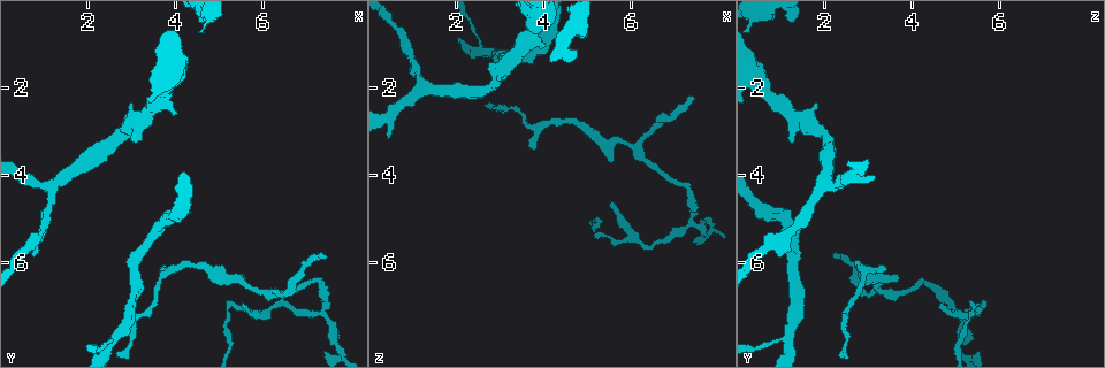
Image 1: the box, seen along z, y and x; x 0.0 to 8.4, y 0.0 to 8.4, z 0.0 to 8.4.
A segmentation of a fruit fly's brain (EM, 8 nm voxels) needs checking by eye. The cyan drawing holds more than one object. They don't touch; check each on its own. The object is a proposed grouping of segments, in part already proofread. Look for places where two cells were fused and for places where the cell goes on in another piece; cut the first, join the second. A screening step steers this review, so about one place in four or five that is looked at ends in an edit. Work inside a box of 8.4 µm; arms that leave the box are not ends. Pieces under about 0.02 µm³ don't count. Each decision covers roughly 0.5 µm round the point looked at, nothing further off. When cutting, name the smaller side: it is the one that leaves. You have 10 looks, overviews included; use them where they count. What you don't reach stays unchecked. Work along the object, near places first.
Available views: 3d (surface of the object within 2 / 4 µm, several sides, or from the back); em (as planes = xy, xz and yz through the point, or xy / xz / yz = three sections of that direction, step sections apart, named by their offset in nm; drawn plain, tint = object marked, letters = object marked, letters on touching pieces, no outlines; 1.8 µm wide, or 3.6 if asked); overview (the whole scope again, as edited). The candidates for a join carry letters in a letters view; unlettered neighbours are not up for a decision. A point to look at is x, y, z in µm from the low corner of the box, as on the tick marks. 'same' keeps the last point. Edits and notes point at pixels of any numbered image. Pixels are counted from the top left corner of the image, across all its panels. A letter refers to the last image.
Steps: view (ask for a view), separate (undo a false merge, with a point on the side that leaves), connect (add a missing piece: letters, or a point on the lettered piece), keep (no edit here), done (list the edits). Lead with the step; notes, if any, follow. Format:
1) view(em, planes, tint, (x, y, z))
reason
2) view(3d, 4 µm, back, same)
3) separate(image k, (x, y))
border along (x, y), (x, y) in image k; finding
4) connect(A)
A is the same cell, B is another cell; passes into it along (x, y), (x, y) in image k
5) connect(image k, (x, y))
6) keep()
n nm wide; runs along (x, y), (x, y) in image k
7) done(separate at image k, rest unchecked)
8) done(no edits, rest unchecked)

view(em, xy, step 4, letters, (3.10, 3.25, 1.20))
free end

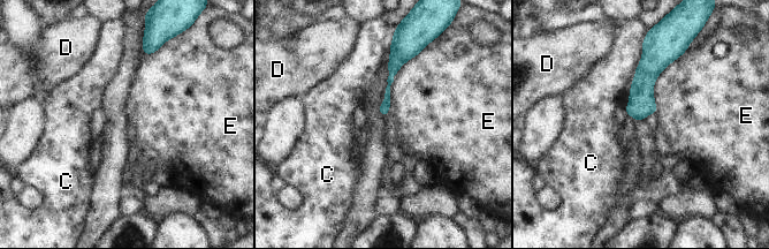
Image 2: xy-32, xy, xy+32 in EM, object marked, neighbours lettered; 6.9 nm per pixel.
keep()
C, D and E are other cells; runs along (646, 51), (646, 75), (639, 118) in image 2; none of them fits

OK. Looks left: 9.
view(em, planes, plain, (7.75, 7.95, 5.05))
abrupt turn

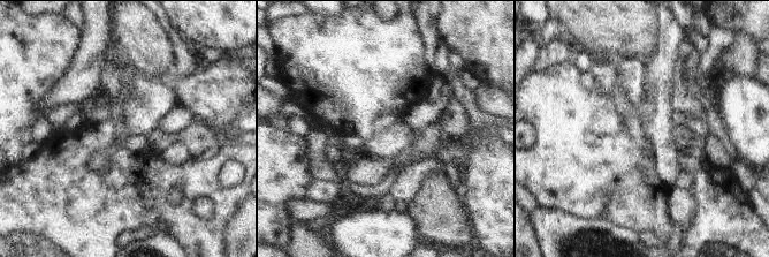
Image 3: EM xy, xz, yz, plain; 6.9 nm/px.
view(em, planes, tint, same)

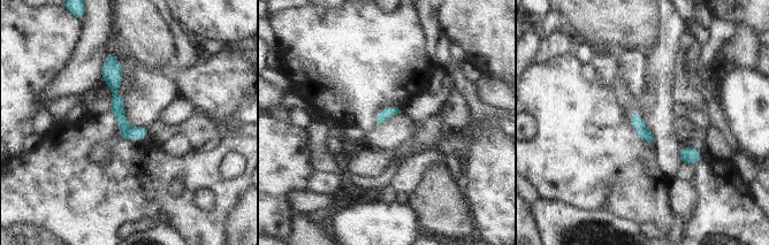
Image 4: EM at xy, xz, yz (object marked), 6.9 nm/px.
view(em, planes, letters, same)

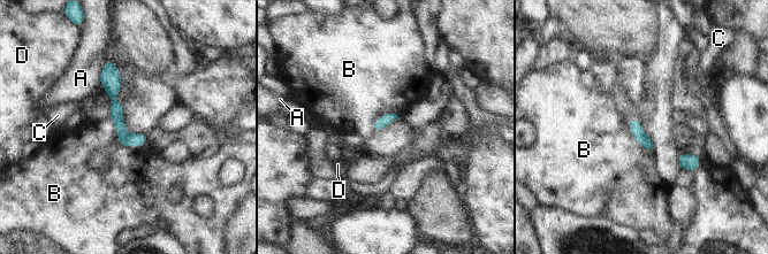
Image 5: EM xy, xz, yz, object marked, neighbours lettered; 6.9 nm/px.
keep()
80 nm wide; A, B, C and D are other cells; border along (109, 118), (120, 144), (145, 145) in image 5; all the same cell

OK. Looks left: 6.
view(em, 3.6 µm, planes, letters, (5.55, 6.90, 4.65))
branch stops here

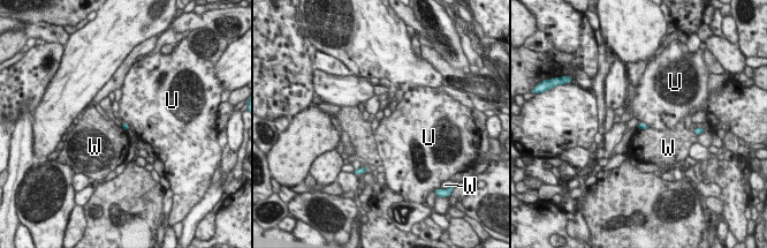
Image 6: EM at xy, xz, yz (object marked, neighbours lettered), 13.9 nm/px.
keep()
W touches over 180 nm; U and W are other cells; border along (640, 121), (648, 126) in image 6; no lettered piece goes on from it

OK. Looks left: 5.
view(em, planes, tint, (7.20, 6.35, 4.20))
sharp bend

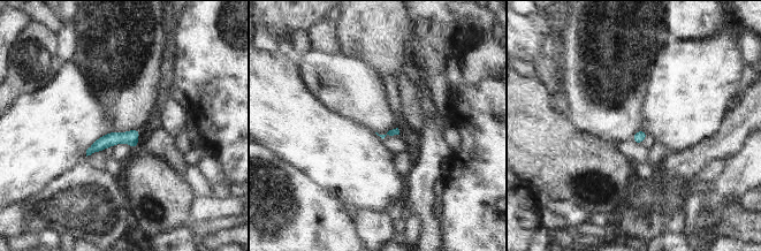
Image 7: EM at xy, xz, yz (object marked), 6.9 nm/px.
view(em, planes, letters, same)
what lies round it

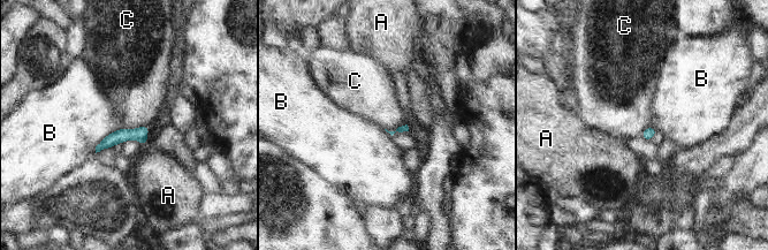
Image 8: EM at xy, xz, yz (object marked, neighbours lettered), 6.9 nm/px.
keep()
A, B and C are other cells; border along (149, 124), (131, 129), (121, 128) in image 8; one cell here

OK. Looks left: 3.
done(no edits, rest unchecked)

